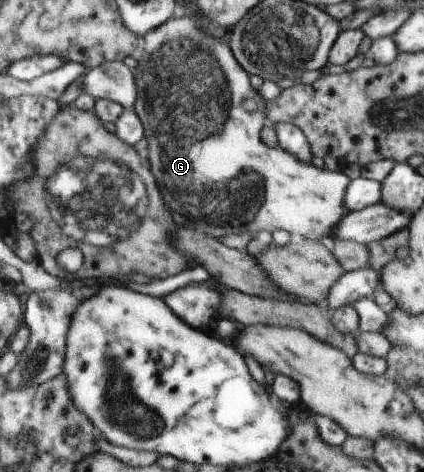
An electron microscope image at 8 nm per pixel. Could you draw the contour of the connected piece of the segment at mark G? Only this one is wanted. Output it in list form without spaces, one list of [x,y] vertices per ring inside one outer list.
[[[171,17],[169,21],[147,31],[143,38],[143,47],[141,56],[137,60],[137,68],[135,72],[135,81],[137,85],[137,103],[135,109],[137,116],[144,127],[144,137],[147,141],[149,171],[155,179],[157,191],[161,195],[163,203],[175,215],[182,220],[188,221],[188,226],[203,235],[213,237],[239,235],[247,233],[255,235],[259,231],[267,231],[269,233],[275,230],[284,230],[293,238],[306,238],[311,240],[328,241],[329,235],[335,230],[337,223],[347,209],[344,208],[344,192],[351,182],[341,171],[328,171],[327,169],[317,169],[309,163],[303,163],[296,156],[289,155],[283,148],[268,149],[261,142],[259,133],[266,124],[267,115],[265,112],[265,101],[259,93],[255,93],[247,81],[247,72],[240,67],[235,61],[235,57],[231,55],[229,47],[218,41],[217,38],[211,37],[207,33],[195,26],[195,17]]]

